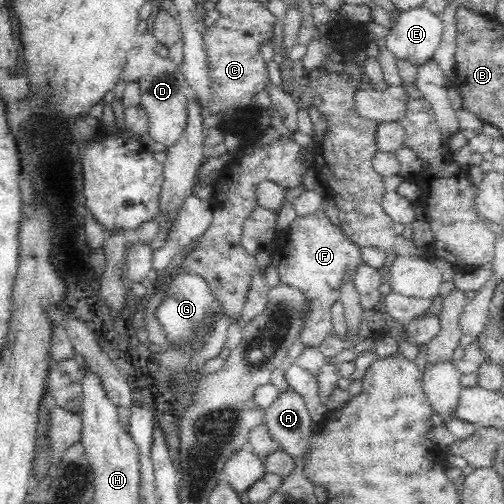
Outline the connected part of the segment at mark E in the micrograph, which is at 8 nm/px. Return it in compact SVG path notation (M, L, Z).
M422 4L402 11L382 43L395 58L422 66L433 59L442 31L441 15L430 12Z

